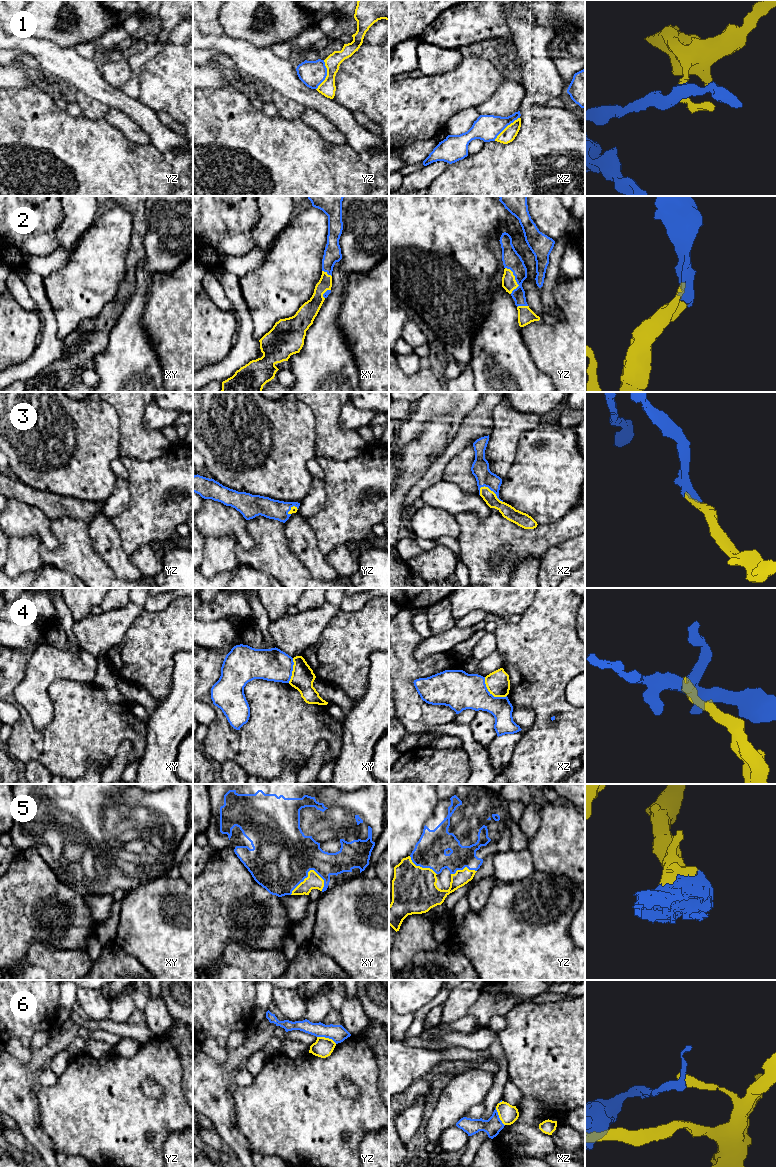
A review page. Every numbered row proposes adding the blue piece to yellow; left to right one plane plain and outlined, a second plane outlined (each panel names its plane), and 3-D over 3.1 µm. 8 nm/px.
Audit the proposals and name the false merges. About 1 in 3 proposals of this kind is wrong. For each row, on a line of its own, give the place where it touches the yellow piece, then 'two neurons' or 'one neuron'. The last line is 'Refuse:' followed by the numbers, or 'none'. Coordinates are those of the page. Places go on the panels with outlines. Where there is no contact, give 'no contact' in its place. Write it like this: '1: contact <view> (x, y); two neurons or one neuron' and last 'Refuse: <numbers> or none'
1: contact yz (327, 75); two neurons
2: contact yz (514, 279); one neuron
3: contact xz (490, 490); one neuron
4: contact xz (491, 693); two neurons
5: contact xy (308, 875); one neuron
6: contact yz (327, 1038); two neurons
Refuse: 1, 4, 6

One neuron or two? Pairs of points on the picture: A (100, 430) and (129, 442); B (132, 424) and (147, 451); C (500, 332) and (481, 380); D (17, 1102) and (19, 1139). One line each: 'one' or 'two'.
A: two
B: one
C: one
D: two

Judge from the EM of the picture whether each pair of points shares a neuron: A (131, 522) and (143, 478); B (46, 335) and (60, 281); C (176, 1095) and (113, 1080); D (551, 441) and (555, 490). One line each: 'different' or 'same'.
A: same
B: different
C: same
D: same

